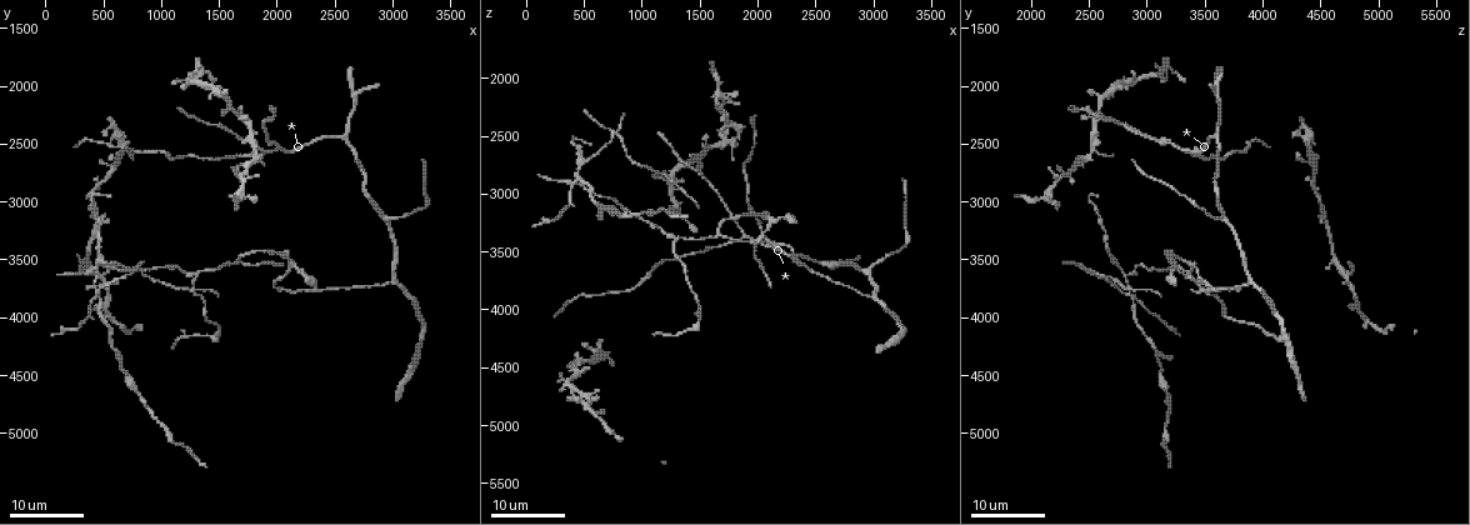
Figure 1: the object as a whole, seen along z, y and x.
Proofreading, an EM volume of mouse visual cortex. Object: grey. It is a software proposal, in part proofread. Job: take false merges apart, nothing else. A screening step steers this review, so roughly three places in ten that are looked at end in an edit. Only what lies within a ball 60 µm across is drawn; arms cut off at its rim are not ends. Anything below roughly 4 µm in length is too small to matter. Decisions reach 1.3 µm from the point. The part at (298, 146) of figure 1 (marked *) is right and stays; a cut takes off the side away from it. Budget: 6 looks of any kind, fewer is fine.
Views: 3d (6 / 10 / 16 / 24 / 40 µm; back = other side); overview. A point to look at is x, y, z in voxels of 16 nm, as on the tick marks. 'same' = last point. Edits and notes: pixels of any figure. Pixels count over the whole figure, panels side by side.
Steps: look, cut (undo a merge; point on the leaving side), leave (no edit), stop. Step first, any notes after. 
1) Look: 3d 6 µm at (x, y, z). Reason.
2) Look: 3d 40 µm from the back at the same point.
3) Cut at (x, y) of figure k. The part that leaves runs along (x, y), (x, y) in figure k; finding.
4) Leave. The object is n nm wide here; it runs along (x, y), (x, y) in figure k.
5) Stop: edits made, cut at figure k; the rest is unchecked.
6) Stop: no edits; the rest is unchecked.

Look: 3d 16 µm at (1680, 3520, 3380).

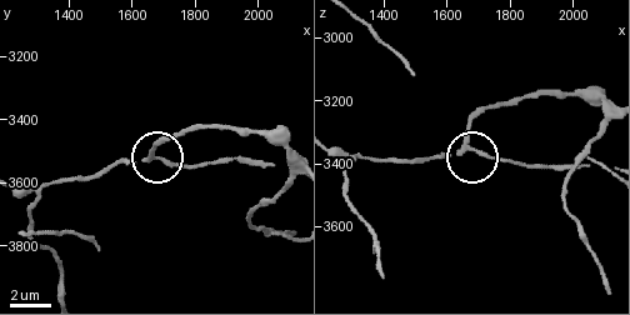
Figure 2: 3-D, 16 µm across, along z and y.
Look: 3d 6 µm at (1690, 3520, 3370). Closer look.

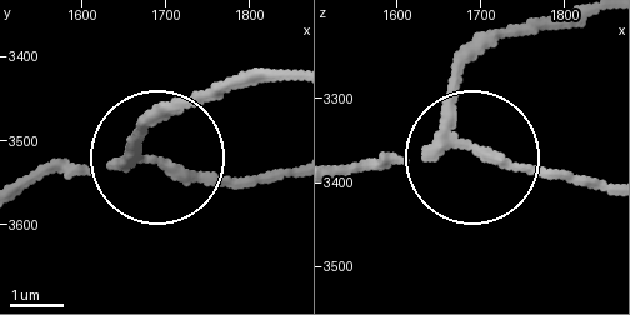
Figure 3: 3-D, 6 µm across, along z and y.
Cut at (160, 119) of figure 3. The object is 180 nm wide here; a second cell is stuck on.

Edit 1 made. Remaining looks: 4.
Look: 3d 16 µm at (1300, 3660, 3400). Three-way junction.

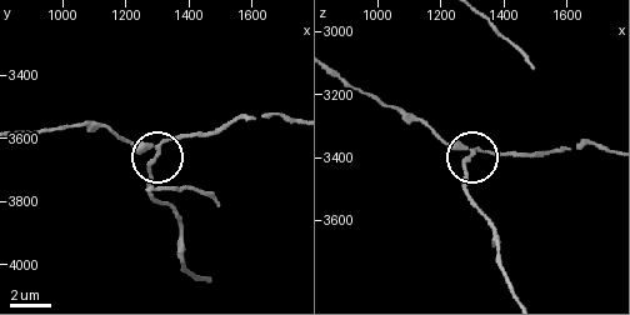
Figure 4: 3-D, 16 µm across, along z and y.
Look: 3d 10 µm at (1290, 3660, 3400). Closer look.

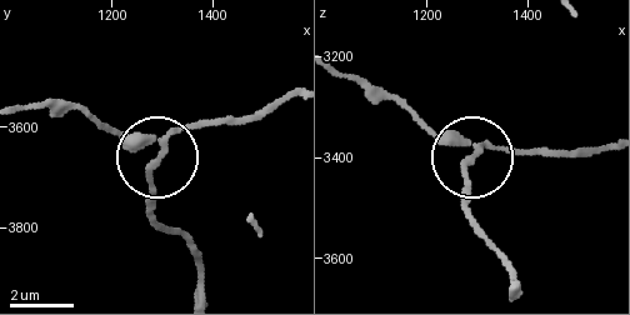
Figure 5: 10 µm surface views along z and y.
Cut at (146, 176) of figure 5. The object is 210 nm wide here; a second cell is stuck on.

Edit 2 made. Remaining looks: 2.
Stop: edits made, cut at figure 3, cut at figure 5; the rest is unchecked.

